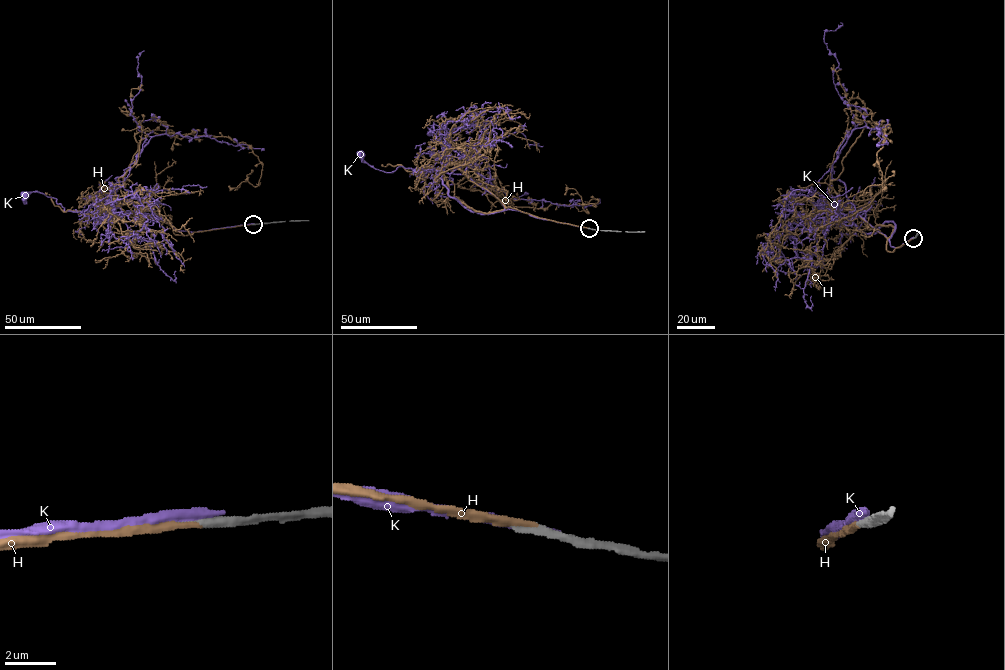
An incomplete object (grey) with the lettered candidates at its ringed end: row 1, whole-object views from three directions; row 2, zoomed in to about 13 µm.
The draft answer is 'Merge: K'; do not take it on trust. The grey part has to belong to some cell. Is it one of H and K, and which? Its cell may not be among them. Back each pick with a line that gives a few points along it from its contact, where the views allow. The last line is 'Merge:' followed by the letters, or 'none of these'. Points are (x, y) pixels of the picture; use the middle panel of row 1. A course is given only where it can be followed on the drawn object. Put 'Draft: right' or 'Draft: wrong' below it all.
H: Its course: (589, 228), (506, 207), (455, 162), (473, 178), (471, 190), (515, 206), (598, 202), (565, 193)
Merge: H
Draft: wrong

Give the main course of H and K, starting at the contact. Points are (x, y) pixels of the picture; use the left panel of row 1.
H: (253, 224), (175, 235), (119, 178), (135, 134), (192, 134), (258, 157), (257, 186), (229, 186)
K: (253, 224), (181, 231), (139, 211), (111, 220), (104, 201), (74, 212), (43, 194), (24, 194)

